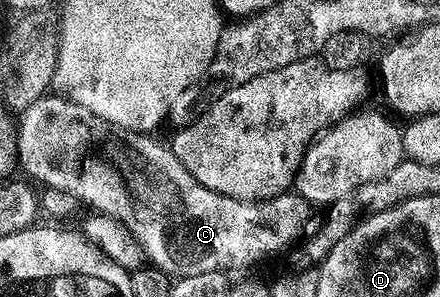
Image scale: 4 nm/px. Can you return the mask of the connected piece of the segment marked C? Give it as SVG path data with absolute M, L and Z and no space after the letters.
M57 93L47 94L28 105L28 109L21 111L20 119L22 123L17 124L17 132L21 170L26 170L31 180L39 179L43 188L64 189L72 193L79 204L91 203L95 212L123 223L137 237L149 262L171 277L183 279L213 271L231 273L261 259L270 259L288 250L301 237L310 219L312 204L297 193L278 195L257 203L224 197L224 193L200 185L167 144L165 147L157 143L149 134L134 133L129 136L129 147L122 140L123 132L104 121L104 117L96 117L96 113L84 109L84 105L76 105Z

